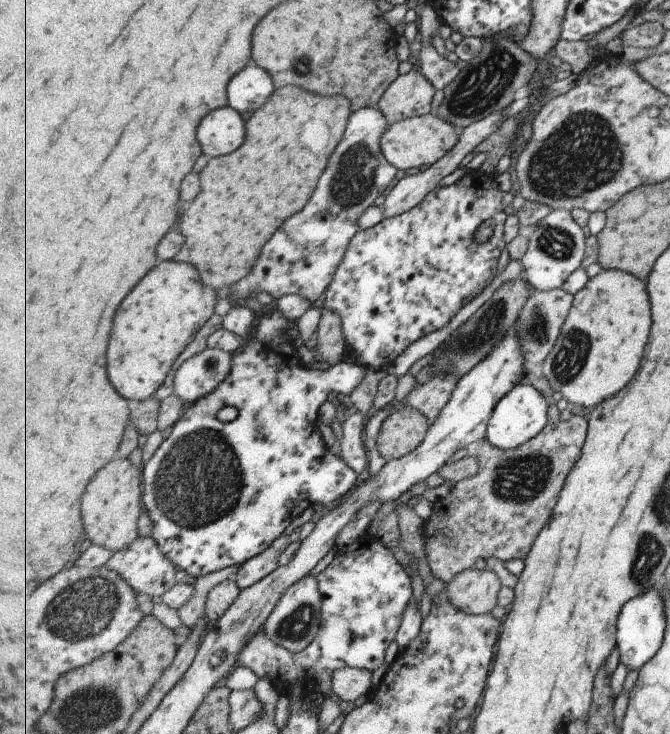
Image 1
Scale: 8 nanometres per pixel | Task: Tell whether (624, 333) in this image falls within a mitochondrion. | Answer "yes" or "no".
no

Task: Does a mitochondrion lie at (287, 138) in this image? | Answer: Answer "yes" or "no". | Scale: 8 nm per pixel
no

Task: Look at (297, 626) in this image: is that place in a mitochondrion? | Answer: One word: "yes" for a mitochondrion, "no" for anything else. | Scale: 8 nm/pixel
yes

